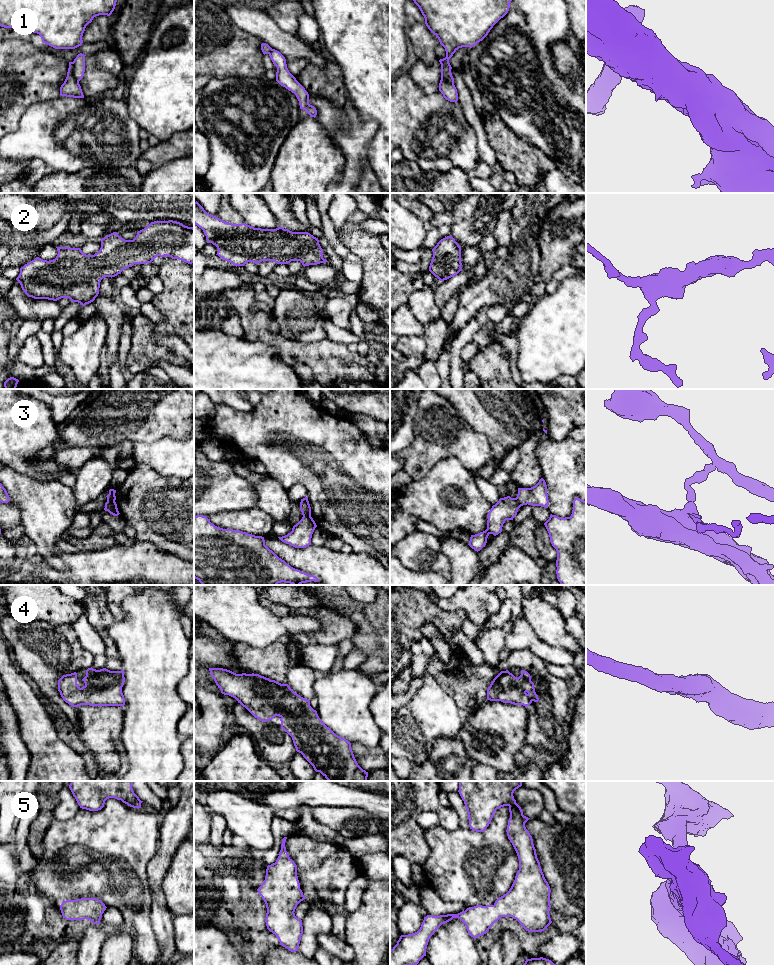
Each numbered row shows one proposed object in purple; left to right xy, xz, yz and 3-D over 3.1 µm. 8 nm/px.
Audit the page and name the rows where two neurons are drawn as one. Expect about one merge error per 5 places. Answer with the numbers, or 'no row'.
1, 3

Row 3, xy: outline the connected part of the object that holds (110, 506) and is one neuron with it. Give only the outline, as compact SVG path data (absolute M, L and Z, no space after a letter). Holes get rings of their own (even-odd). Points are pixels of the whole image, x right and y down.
M107 501L105 503L104 510L108 511L110 514L112 514L114 516L118 516L120 514L115 501Z

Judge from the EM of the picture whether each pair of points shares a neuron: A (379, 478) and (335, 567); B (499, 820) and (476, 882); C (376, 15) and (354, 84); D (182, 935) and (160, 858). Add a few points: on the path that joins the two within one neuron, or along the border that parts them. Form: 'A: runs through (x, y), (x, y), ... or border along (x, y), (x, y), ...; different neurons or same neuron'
A: border along (353, 551), (367, 553), (376, 558); different neurons
B: runs through (495, 835), (491, 849), (491, 867); same neuron
C: runs through (376, 32), (376, 62), (371, 67); same neuron
D: border along (173, 916), (174, 940); different neurons

